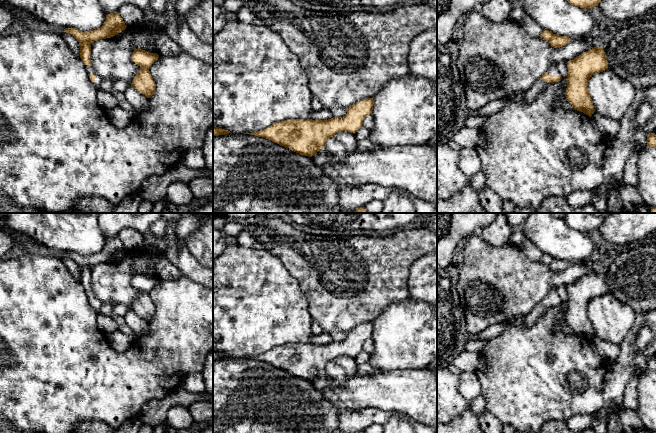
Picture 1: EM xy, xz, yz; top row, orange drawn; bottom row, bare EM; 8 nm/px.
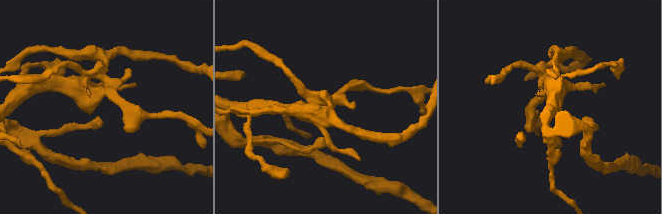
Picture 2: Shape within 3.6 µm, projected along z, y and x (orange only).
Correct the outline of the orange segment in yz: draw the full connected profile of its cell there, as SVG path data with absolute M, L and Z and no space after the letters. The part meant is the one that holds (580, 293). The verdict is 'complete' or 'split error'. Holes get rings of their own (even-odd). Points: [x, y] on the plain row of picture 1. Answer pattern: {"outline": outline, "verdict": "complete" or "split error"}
{"outline": "M594 271L568 285L565 321L572 331L589 341L595 336L589 319L588 306L592 299L608 293L608 285L602 271Z", "verdict": "complete"}

